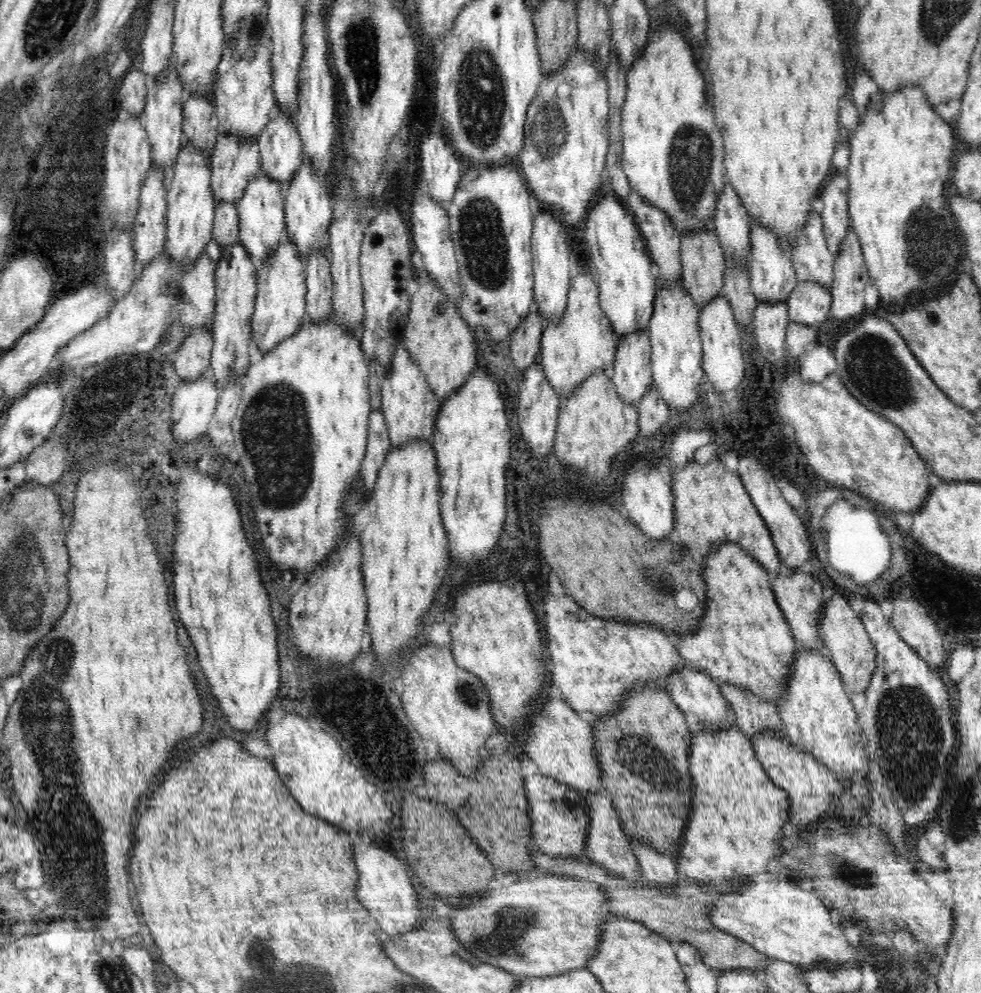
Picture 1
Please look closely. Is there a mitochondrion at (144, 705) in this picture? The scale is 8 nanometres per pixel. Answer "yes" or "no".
no

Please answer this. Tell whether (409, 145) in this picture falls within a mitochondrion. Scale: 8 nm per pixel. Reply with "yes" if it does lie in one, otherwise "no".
no

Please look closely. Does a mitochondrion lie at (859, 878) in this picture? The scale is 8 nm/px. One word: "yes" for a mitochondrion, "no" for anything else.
yes

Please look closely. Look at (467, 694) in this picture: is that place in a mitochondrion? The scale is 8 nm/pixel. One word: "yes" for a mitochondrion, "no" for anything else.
yes

